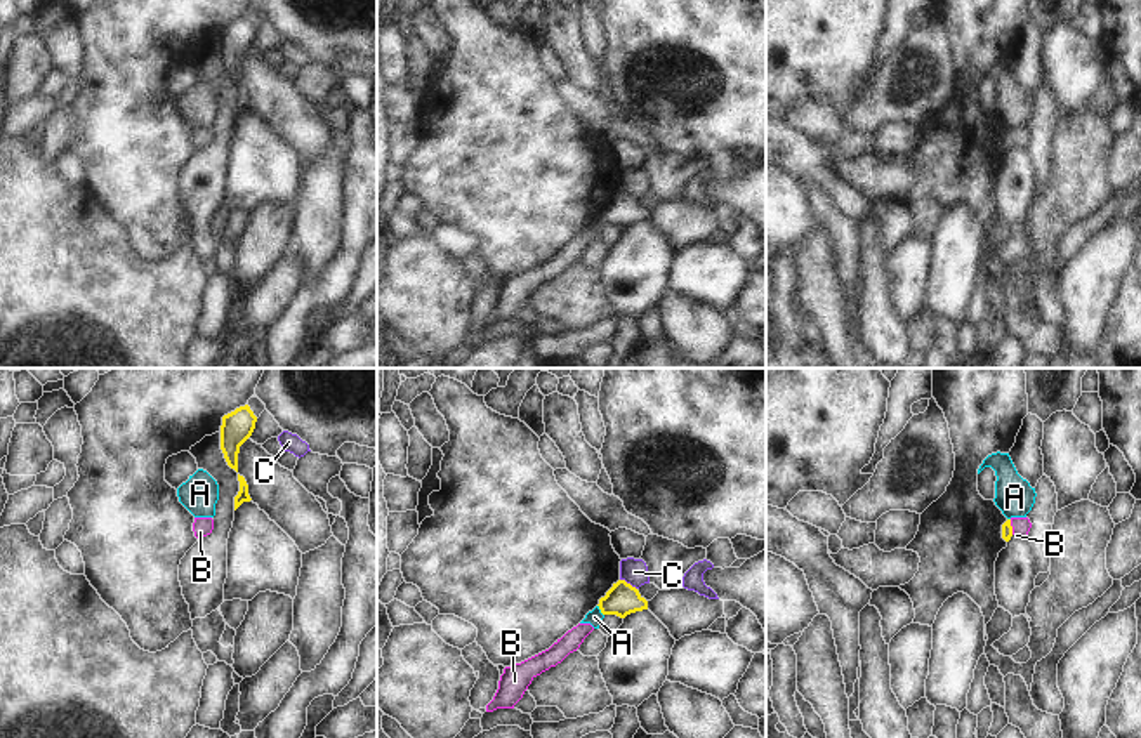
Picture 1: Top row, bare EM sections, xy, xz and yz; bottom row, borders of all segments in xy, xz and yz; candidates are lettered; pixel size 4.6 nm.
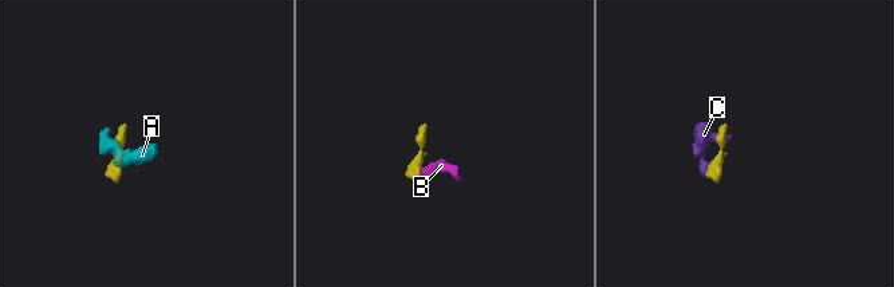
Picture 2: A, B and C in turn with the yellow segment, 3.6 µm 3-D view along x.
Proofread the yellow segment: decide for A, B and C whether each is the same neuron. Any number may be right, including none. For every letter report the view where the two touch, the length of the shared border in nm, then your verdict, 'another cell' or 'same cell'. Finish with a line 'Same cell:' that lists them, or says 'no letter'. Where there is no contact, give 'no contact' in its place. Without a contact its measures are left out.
A: xz | 60 nm | another cell
B: yz | 70 nm | same cell
C: xz | 90 nm | another cell
Same cell: B

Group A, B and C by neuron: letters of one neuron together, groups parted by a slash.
A / B / C

